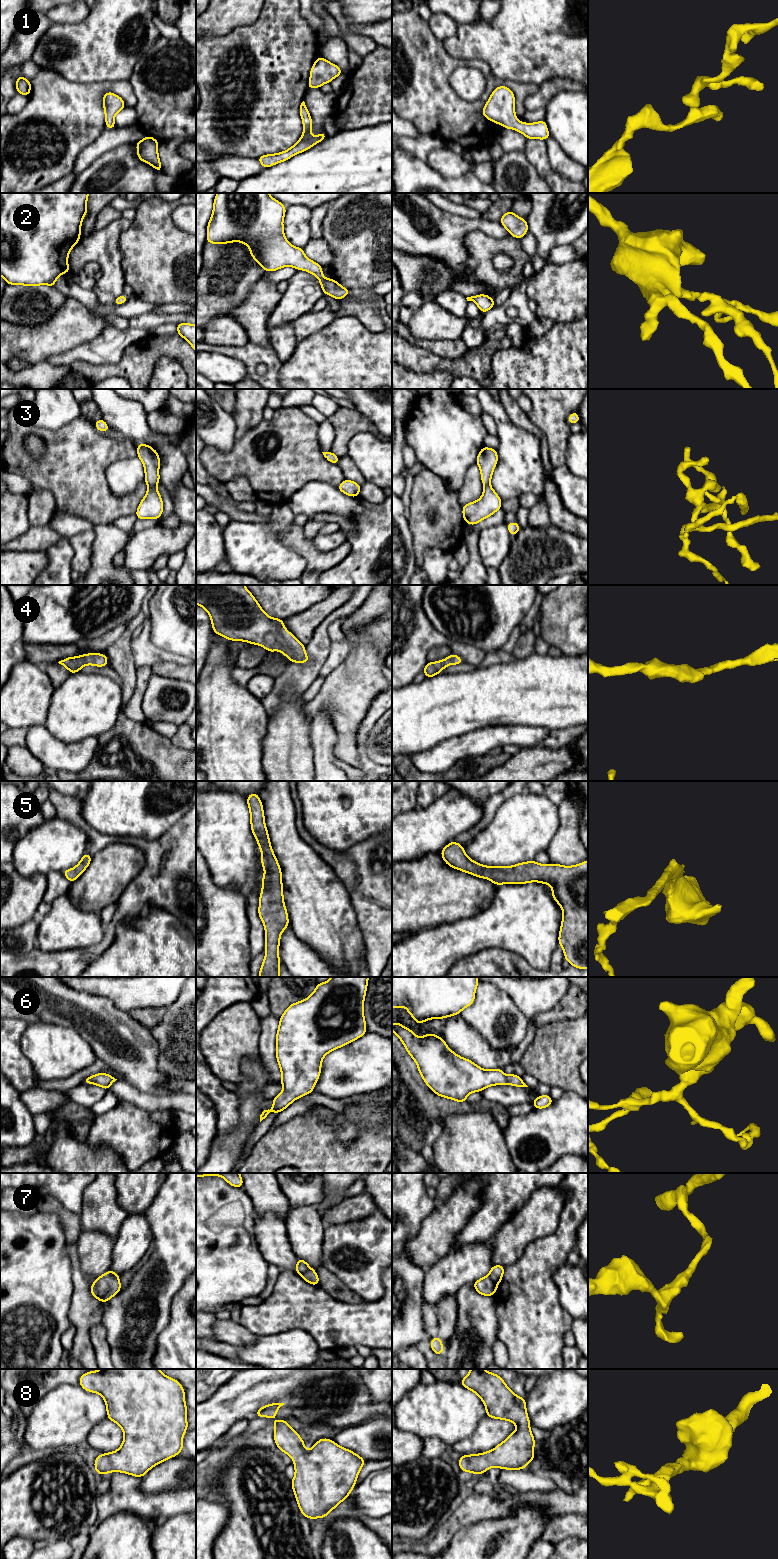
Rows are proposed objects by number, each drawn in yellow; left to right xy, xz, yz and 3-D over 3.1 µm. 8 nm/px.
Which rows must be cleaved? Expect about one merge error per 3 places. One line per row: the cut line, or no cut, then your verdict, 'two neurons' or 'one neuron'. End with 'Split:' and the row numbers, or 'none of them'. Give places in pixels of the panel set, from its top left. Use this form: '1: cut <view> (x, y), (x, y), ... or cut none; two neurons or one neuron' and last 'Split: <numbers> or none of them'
1: cut none; one neuron
2: cut none; one neuron
3: cut none; one neuron
4: cut none; one neuron
5: cut none; one neuron
6: cut none; one neuron
7: cut yz (488, 1274), (496, 1286); two neurons
8: cut none; one neuron
Split: 7

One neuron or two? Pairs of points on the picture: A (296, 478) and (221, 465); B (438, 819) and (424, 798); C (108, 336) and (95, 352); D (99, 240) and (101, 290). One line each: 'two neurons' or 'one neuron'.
A: one neuron
B: two neurons
C: one neuron
D: one neuron

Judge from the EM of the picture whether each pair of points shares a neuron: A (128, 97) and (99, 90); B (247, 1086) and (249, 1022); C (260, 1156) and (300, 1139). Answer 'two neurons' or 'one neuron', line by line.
A: one neuron
B: two neurons
C: one neuron

